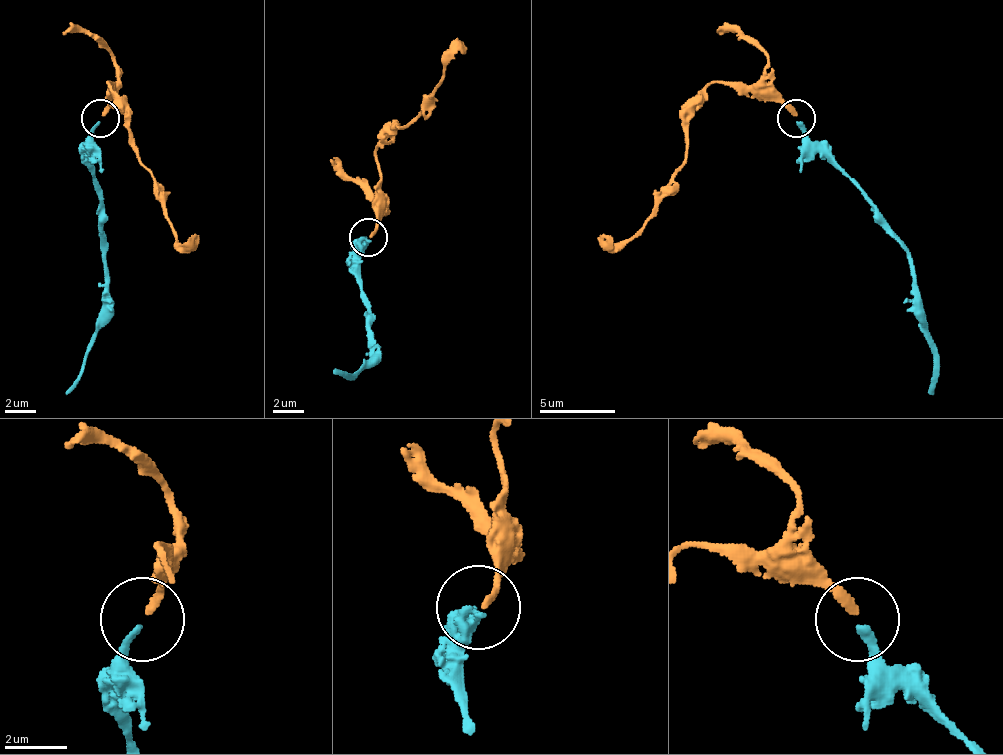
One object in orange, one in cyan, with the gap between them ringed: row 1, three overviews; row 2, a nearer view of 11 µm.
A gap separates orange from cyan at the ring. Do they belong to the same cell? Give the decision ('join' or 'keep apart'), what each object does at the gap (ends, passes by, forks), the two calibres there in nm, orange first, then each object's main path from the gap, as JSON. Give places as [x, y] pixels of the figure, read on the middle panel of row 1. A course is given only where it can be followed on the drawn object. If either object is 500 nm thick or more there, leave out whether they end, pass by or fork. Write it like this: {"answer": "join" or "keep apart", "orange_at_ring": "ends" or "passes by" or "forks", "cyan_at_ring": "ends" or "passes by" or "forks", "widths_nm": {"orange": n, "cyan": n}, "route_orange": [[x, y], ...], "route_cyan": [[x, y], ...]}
{"answer": "join", "orange_at_ring": "ends", "cyan_at_ring": "ends", "widths_nm": {"orange": 240, "cyan": 240}, "route_orange": [[370, 236], [378, 156], [374, 149], [393, 130], [405, 126], [431, 99], [450, 46], [462, 42]], "route_cyan": [[367, 236], [359, 244], [359, 289], [370, 357], [355, 373], [333, 369]]}

